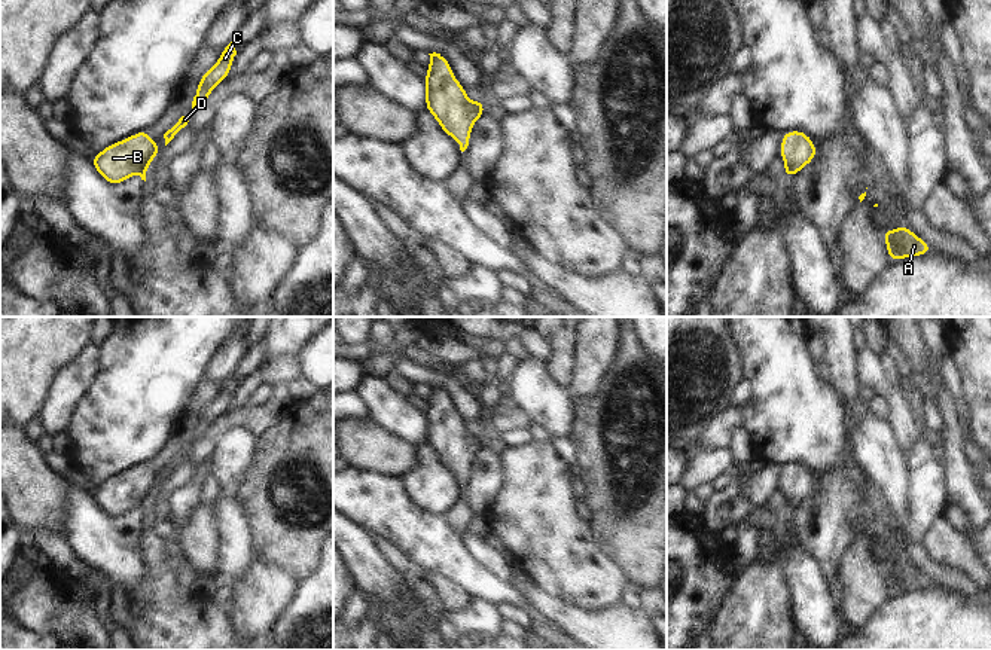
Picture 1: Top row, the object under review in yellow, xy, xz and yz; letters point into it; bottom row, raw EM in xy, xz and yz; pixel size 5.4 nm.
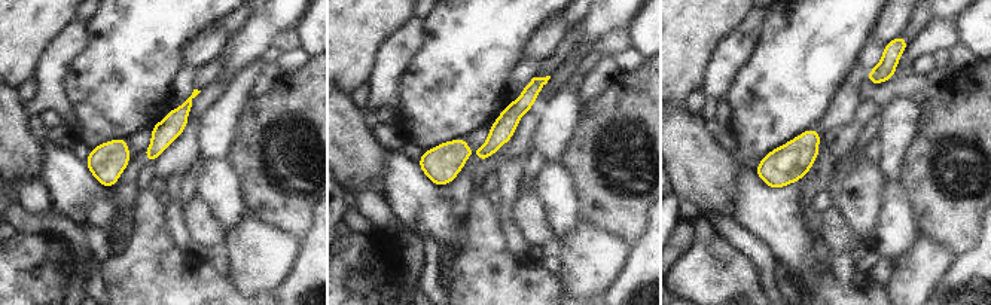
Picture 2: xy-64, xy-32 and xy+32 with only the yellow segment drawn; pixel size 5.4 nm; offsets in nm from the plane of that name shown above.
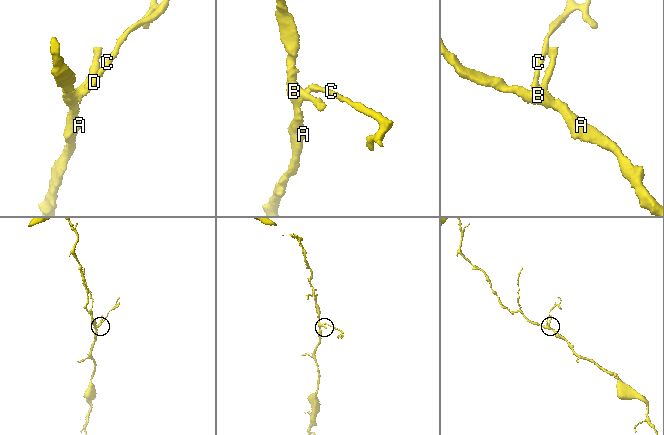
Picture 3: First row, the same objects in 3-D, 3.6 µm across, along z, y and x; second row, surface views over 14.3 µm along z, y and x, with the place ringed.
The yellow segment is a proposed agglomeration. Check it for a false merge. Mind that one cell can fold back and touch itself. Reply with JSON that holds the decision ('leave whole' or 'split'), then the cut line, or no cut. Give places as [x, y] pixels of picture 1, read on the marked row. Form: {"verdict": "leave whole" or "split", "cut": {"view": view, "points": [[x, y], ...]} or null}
{"verdict": "split", "cut": {"view": "xy", "points": [[156, 146], [145, 156], [139, 171]]}}

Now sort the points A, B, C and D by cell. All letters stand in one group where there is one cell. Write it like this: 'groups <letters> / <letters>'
groups A B / C D

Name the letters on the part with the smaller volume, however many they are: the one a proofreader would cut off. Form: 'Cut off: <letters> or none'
Cut off: C, D

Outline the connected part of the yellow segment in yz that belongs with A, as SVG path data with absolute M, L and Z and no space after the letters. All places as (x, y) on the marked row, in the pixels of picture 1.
M908 226L885 231L882 232L882 236L885 239L890 262L915 257L933 251L931 247L918 235L914 235L911 228Z

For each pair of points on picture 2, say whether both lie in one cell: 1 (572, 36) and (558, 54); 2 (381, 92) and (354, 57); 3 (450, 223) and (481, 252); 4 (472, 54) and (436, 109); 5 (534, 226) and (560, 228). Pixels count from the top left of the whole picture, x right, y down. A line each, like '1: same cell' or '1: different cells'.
1: same cell
2: different cells
3: different cells
4: same cell
5: different cells

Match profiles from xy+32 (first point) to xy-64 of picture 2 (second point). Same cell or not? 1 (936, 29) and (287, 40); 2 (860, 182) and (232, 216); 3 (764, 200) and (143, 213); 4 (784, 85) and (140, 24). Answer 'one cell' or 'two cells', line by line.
1: one cell
2: two cells
3: two cells
4: one cell

